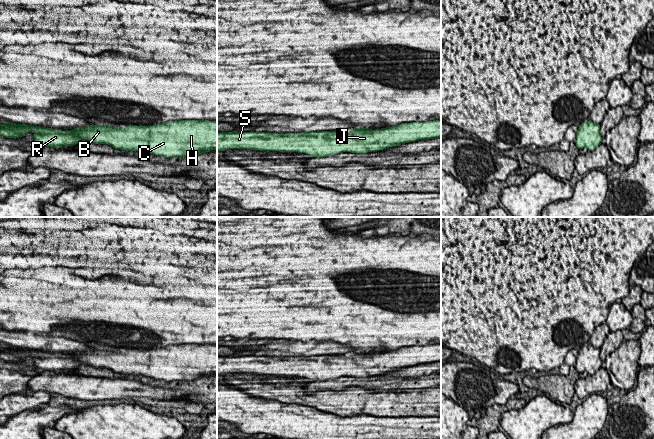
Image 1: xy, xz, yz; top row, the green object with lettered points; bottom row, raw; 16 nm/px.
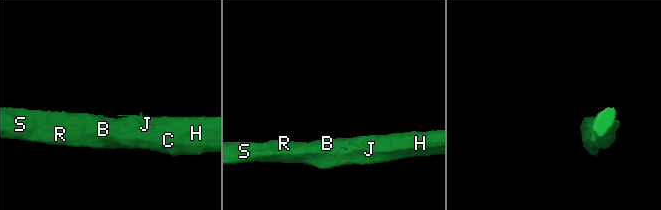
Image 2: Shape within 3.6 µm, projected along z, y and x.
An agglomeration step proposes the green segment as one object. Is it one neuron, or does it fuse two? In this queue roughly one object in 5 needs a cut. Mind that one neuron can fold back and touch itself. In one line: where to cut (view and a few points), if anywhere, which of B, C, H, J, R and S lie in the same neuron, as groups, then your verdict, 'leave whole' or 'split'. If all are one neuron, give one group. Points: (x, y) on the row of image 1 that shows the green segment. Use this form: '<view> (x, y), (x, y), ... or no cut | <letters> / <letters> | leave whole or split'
no cut | B C H J R S | leave whole

